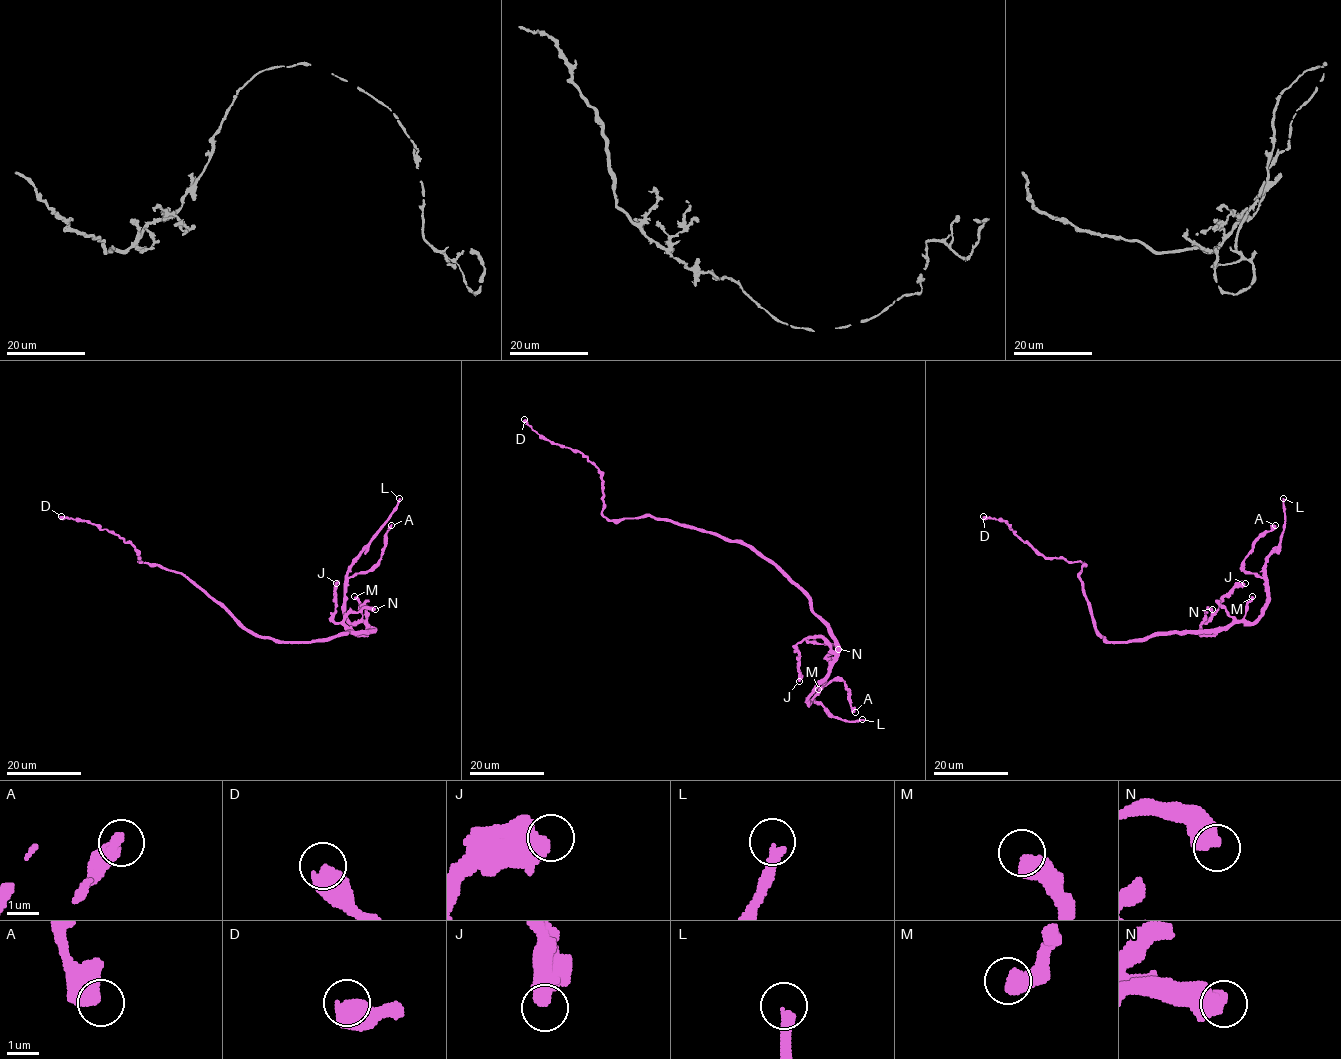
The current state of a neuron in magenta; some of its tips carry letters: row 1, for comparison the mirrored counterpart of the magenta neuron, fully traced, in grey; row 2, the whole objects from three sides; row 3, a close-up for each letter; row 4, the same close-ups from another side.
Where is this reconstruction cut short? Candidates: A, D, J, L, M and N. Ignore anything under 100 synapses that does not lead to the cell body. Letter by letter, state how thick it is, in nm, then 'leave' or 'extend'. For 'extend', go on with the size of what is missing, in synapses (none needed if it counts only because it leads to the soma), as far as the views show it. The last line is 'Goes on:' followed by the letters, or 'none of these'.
A: 600 nm thick; leave
D: 700 nm thick; leave
J: 550 nm thick; leave
L: 320 nm thick; extend; about 170 synapses
M: 600 nm thick; leave
N: 550 nm thick; leave
Goes on: L

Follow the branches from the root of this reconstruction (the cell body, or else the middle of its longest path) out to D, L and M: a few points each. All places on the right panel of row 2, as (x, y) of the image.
D: (1114, 641), (1108, 641), (1096, 630), (1079, 577), (1083, 563), (1044, 558), (1004, 521), (983, 516)
L: (1114, 641), (1202, 633), (1233, 623), (1253, 622), (1266, 603), (1266, 557), (1280, 541), (1285, 520), (1283, 498)
M: (1114, 641), (1145, 641), (1155, 635), (1202, 633), (1221, 629), (1244, 616), (1246, 603), (1252, 596)

